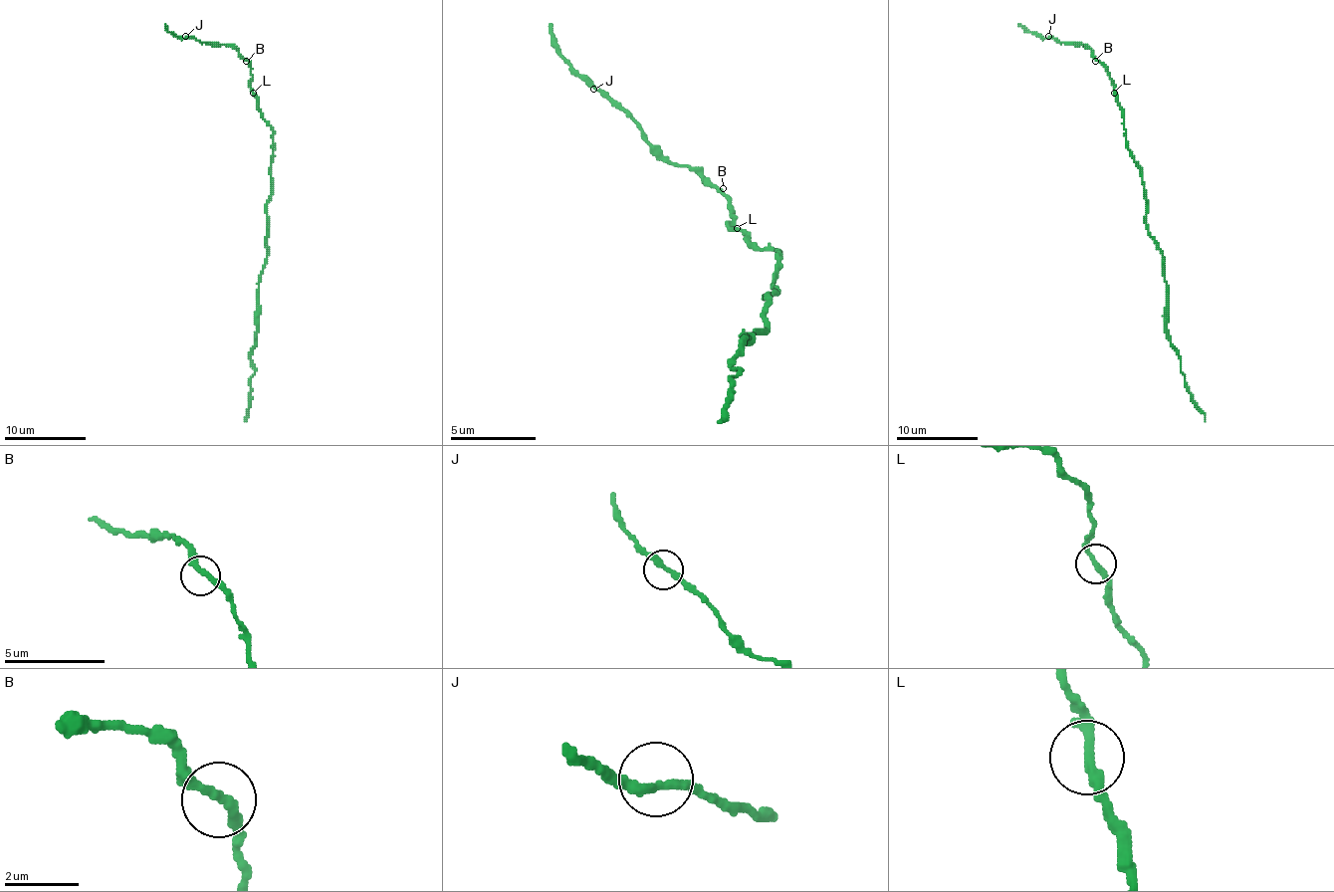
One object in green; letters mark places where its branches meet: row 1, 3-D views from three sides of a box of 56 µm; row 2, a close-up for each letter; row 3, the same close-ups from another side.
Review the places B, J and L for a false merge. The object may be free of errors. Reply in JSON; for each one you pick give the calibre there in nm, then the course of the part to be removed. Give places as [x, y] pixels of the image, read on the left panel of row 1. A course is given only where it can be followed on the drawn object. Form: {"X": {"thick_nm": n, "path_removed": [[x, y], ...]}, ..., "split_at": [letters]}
{"split_at": []}

